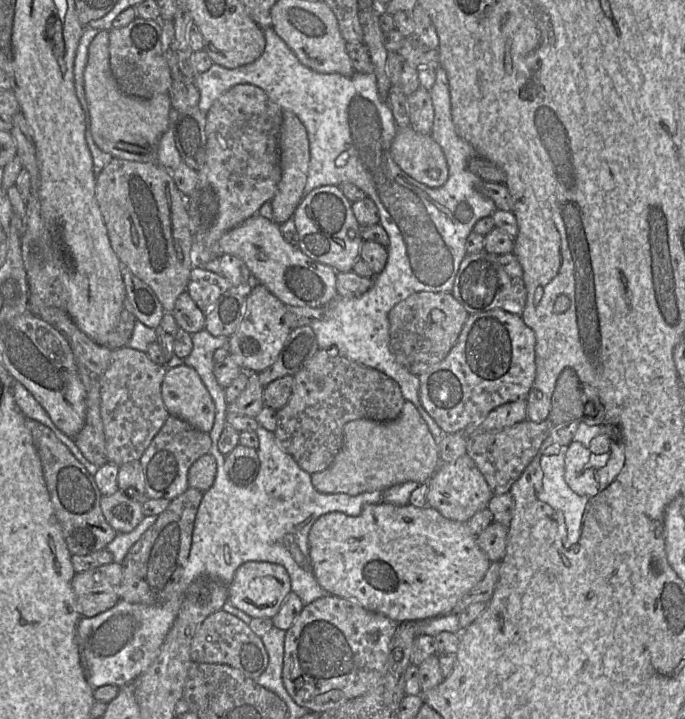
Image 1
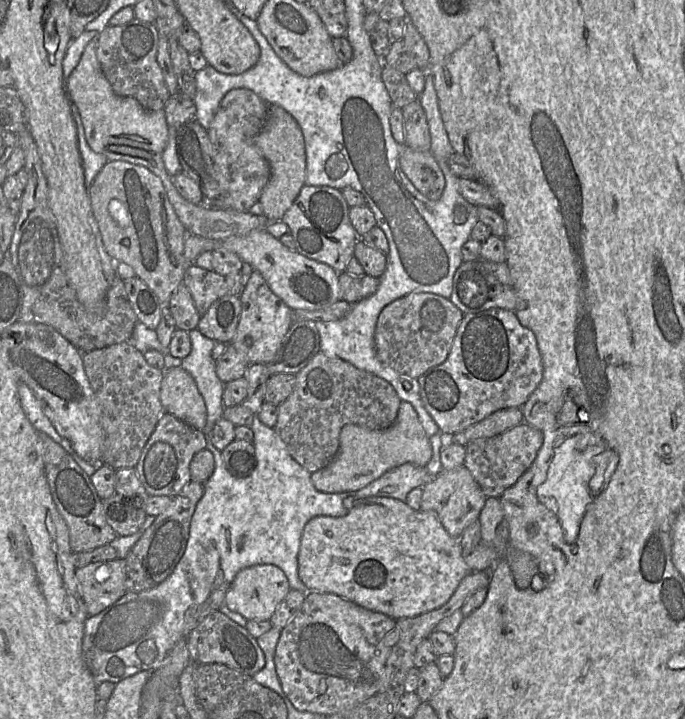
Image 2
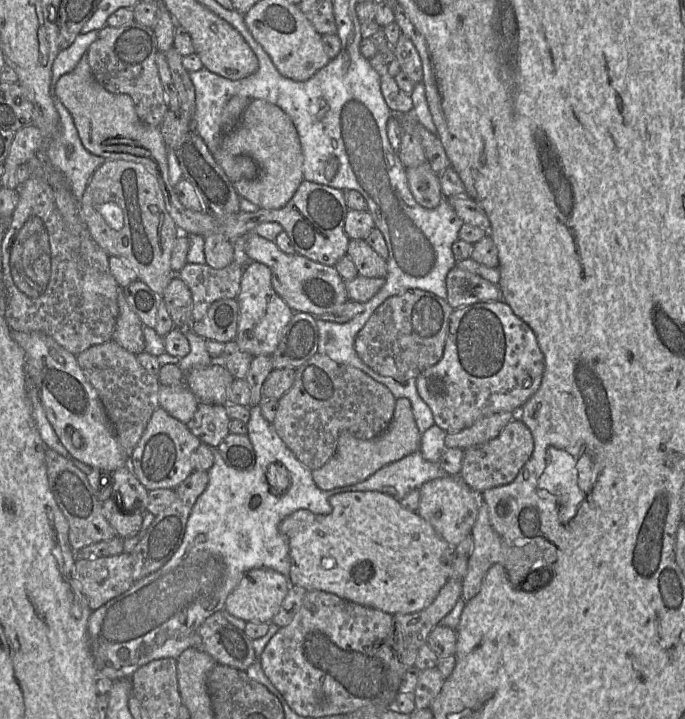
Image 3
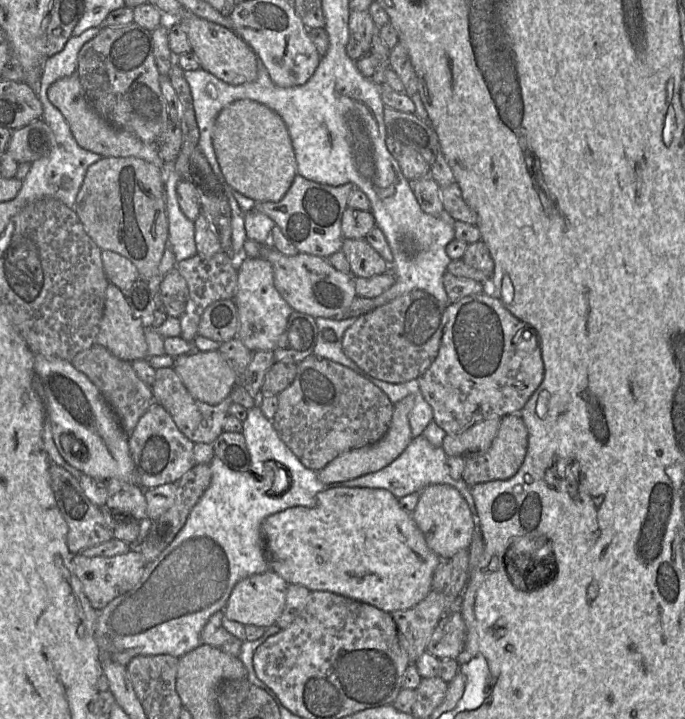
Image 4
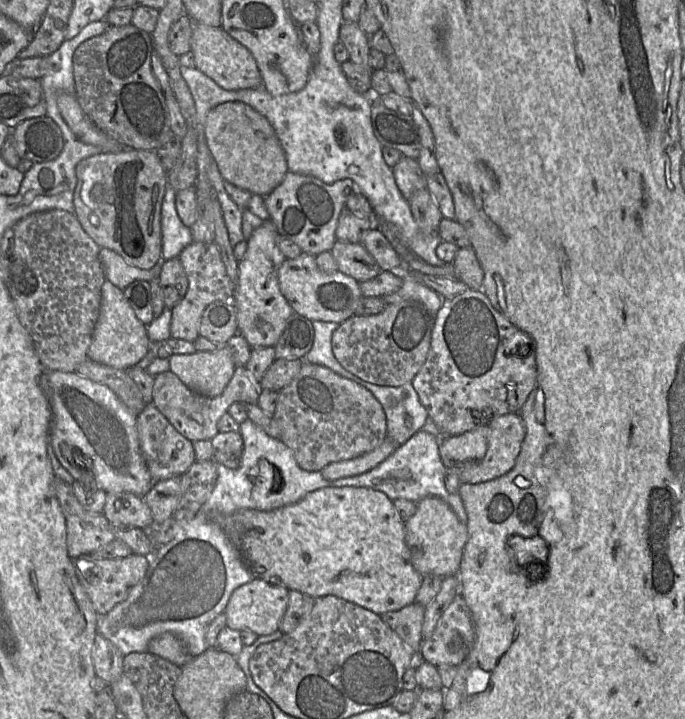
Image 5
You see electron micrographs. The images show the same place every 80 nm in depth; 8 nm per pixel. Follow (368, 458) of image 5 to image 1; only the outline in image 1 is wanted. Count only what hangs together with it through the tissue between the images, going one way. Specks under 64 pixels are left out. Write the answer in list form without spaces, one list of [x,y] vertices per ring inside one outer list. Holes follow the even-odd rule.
[[[405,401],[400,415],[393,421],[378,422],[368,419],[350,421],[343,428],[343,444],[332,463],[323,471],[311,474],[313,486],[322,493],[347,493],[385,490],[406,481],[427,483],[441,464],[438,439],[430,432],[417,408]]]

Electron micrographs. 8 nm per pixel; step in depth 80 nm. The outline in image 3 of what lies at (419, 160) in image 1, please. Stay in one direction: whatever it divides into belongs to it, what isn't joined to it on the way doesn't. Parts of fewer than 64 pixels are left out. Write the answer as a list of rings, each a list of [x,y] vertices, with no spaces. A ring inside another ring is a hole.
[[[424,164],[406,169],[409,188],[416,202],[426,209],[436,208],[442,200],[438,173]]]

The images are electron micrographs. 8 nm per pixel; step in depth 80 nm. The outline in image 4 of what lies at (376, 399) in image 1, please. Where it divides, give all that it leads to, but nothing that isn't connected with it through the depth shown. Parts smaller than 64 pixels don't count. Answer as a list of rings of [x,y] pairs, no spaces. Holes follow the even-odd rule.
[[[310,355],[297,363],[293,382],[278,395],[278,406],[271,420],[283,442],[306,467],[321,470],[343,452],[379,441],[388,431],[394,404],[370,380],[334,361]]]

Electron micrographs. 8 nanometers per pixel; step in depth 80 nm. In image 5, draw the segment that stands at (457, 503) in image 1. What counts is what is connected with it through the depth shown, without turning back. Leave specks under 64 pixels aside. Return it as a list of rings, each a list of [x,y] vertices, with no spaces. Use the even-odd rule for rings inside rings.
[[[428,496],[417,502],[416,512],[405,522],[405,540],[409,547],[414,568],[422,575],[449,577],[456,575],[460,568],[468,531],[466,523],[459,520],[451,507],[441,498]]]

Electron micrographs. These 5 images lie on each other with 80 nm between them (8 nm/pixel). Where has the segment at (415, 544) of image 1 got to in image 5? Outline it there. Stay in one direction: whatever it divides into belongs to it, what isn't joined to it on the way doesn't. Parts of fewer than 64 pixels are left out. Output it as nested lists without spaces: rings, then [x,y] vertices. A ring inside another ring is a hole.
[[[330,486],[307,493],[301,500],[271,510],[243,508],[226,517],[213,516],[254,577],[279,581],[288,589],[318,598],[335,595],[376,614],[399,610],[415,602],[423,577],[413,566],[405,540],[405,522],[393,500],[370,487]]]

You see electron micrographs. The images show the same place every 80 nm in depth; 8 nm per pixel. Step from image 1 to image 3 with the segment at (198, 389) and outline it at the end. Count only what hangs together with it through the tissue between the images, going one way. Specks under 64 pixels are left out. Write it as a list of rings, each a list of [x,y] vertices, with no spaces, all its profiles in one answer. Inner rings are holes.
[[[184,383],[171,386],[160,386],[159,405],[168,414],[186,424],[194,416],[198,399]]]

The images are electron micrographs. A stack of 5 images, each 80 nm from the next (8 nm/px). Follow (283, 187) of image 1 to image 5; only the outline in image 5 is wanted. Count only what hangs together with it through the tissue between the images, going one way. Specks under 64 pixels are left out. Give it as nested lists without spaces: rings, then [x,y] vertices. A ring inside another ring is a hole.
[[[226,102],[212,108],[206,117],[204,134],[221,176],[238,188],[266,197],[288,173],[285,152],[273,126],[243,102]]]

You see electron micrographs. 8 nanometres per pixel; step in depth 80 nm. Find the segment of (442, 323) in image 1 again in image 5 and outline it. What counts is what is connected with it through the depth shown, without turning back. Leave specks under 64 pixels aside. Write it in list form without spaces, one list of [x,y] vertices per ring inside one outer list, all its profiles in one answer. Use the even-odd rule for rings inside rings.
[[[403,301],[387,304],[385,309],[375,315],[354,315],[344,321],[333,332],[332,352],[339,364],[360,379],[379,386],[402,386],[412,382],[426,361],[432,337],[434,318],[425,306],[418,301]]]

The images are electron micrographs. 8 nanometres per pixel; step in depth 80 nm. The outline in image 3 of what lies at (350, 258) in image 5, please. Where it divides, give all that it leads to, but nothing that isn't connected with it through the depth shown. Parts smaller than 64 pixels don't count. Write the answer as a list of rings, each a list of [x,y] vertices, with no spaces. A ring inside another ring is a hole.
[[[364,239],[350,240],[346,255],[353,261],[359,276],[385,278],[387,260],[377,254]]]

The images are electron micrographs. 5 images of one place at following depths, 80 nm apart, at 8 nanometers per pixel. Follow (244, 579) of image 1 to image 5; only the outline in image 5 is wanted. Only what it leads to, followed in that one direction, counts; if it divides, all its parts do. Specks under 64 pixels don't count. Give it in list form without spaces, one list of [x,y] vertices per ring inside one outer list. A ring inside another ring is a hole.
[[[254,577],[232,592],[224,610],[226,626],[238,631],[249,629],[258,636],[272,634],[278,630],[281,619],[286,612],[289,601],[289,590],[279,583],[279,581]]]

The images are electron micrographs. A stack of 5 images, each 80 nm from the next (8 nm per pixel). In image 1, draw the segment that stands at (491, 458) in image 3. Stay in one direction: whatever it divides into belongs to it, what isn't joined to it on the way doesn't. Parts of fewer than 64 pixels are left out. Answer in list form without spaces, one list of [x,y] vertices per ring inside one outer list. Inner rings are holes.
[[[529,419],[496,431],[467,436],[467,453],[484,476],[493,495],[510,491],[515,481],[538,453],[549,433],[548,422],[535,423]]]

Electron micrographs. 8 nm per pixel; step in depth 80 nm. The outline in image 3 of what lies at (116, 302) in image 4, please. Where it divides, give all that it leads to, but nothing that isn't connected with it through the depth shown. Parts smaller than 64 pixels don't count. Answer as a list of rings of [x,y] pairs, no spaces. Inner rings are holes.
[[[123,290],[118,295],[119,314],[112,341],[129,352],[138,355],[144,352],[143,323],[130,307]]]

